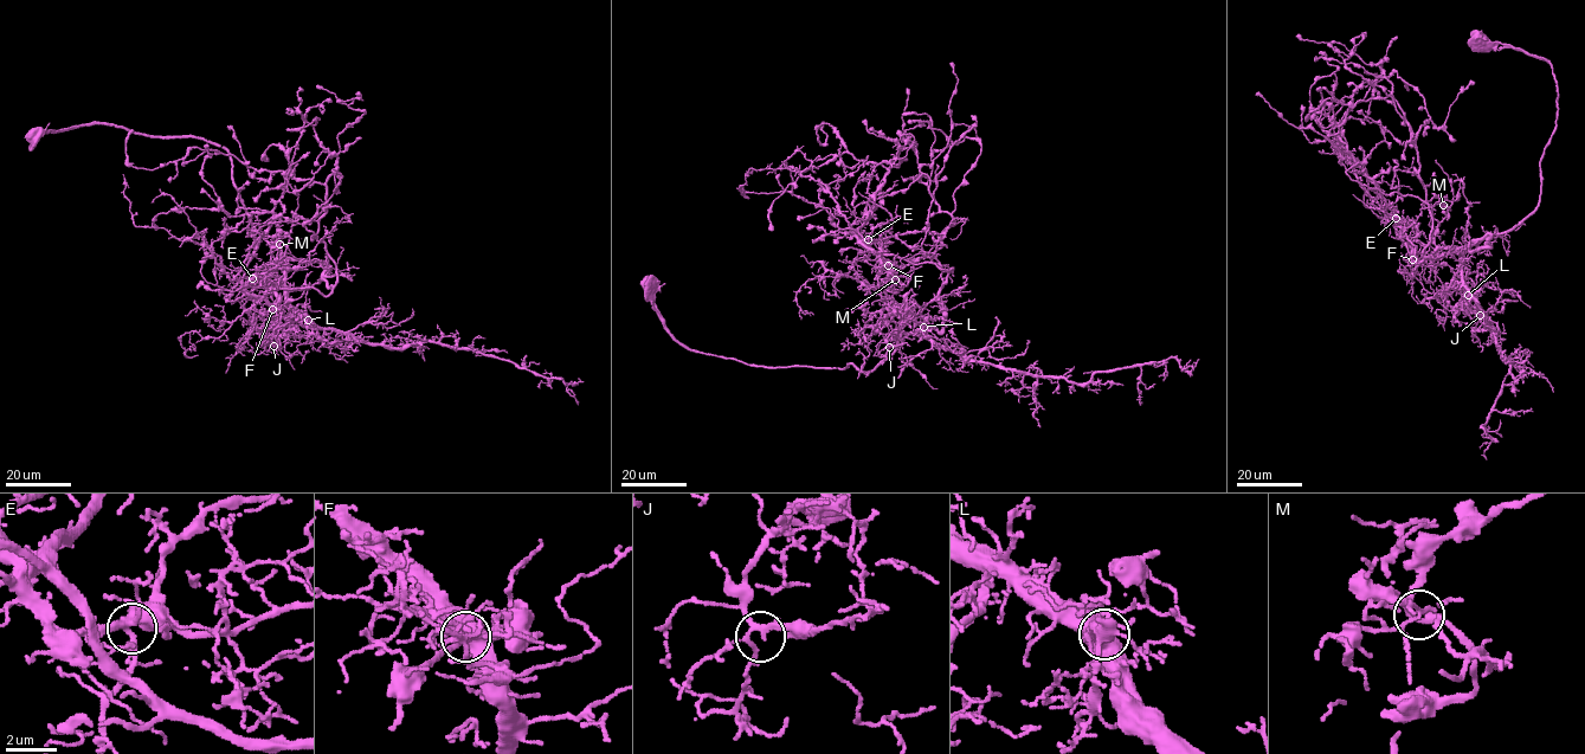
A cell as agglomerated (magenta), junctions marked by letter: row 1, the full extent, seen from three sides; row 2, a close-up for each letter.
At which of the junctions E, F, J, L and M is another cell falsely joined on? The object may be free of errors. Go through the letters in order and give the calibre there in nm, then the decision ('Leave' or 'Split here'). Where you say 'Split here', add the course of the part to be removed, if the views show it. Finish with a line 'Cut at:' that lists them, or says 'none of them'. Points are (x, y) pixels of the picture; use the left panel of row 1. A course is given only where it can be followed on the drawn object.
E: Thickness 320 nm. Leave
F: Thickness 480 nm. Leave
J: Thickness 200 nm. Leave
L: Thickness 320 nm. Leave
M: Thickness 130 nm. Split here. Course of the part to remove: (279, 244), (287, 245), (298, 197)
Cut at: M

